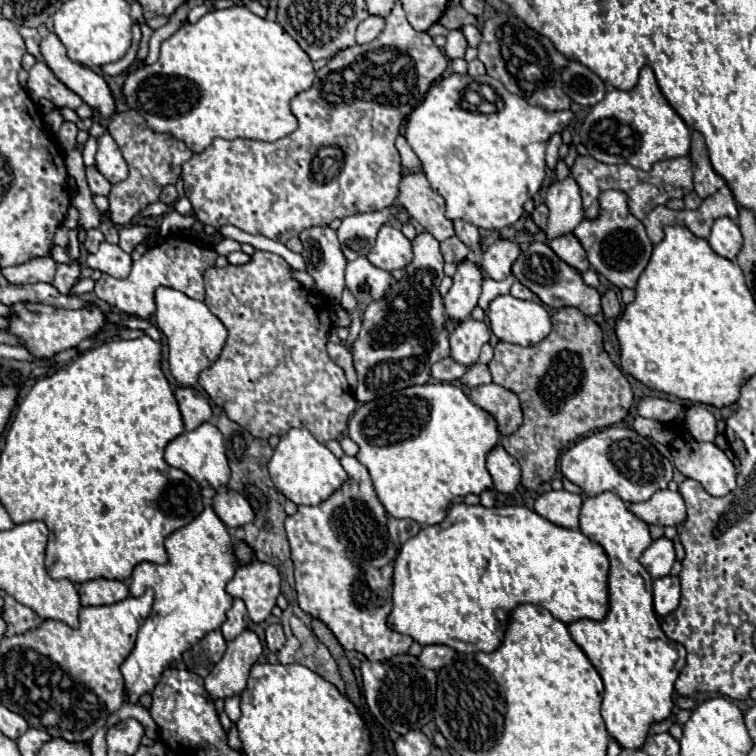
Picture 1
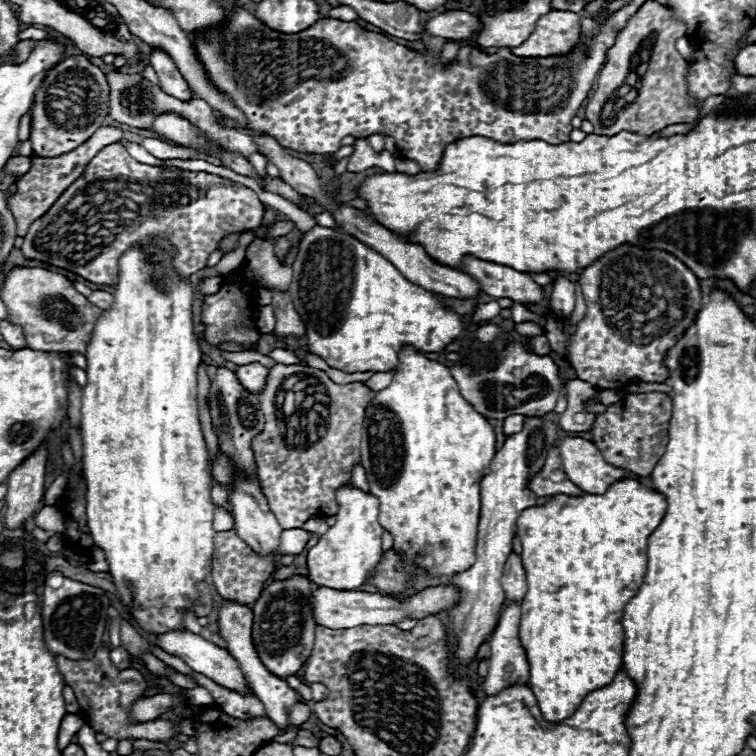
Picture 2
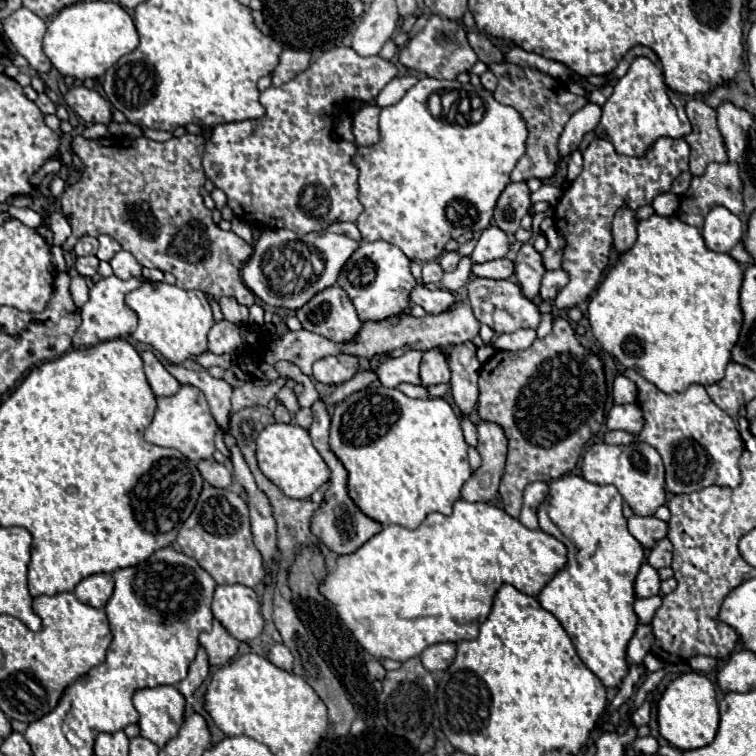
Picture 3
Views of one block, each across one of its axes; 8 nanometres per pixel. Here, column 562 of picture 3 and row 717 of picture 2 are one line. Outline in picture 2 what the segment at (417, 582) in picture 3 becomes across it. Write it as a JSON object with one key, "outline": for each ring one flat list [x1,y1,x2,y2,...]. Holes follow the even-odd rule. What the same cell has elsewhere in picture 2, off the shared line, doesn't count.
{"outline":[[626,478,626,480,618,480,614,484,608,486,608,490,604,494,582,494,582,496,566,496,566,494,558,494,548,498,548,502,544,506,534,506,528,508,526,512,522,512,522,516,518,518,518,536,522,540,522,564,526,568,526,580,528,580,528,592,522,600,522,620,520,620,520,642,526,650,528,656,528,664,530,664,530,688,538,700,538,706,544,714,544,718,548,722,560,722,564,718,570,718,576,708,580,706,580,702,594,690,608,686,616,672,622,666,622,652,624,652,624,626,622,626,622,614,624,614,624,606,626,602,638,592,642,578,646,574,646,544,648,544,648,536,656,530,656,526,662,522,666,514,666,498,656,492,654,488,644,486,642,482,634,480,634,478]]}

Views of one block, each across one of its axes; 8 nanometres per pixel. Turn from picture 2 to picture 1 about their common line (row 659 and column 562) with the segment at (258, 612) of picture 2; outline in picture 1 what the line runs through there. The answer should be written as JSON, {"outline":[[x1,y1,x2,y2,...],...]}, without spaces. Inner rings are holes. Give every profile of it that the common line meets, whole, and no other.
{"outline":[[532,242,528,246,528,250,524,250,518,260,512,266,512,274,528,288,532,290,542,304,550,306,550,308,566,308,566,306,574,306,578,308,582,314,586,316,596,316,600,312,600,292,588,284,584,284,582,274,572,268,570,264,566,264,562,258,556,256,556,252,542,242]]}

